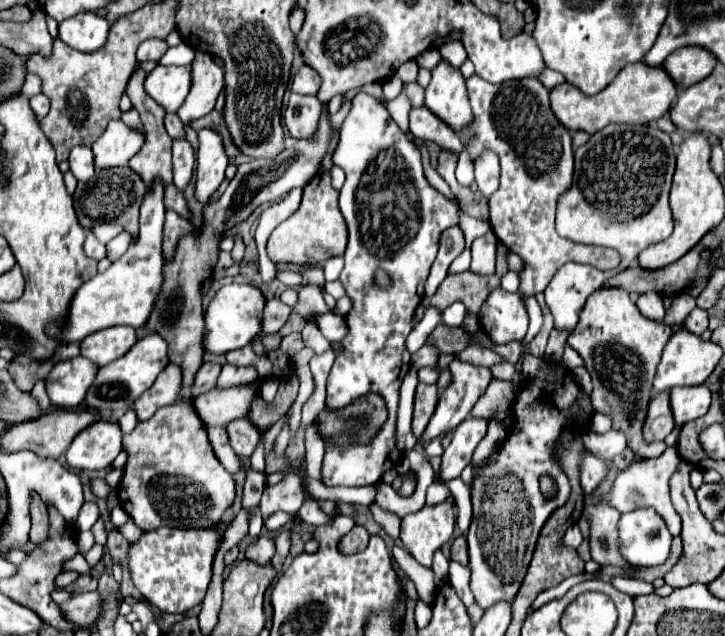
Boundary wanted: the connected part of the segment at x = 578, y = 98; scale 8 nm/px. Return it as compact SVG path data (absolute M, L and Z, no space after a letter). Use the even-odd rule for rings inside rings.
M639 61L635 65L625 65L621 73L615 77L615 81L607 85L607 89L591 97L587 97L573 85L557 85L555 89L551 89L551 109L569 131L595 133L611 123L647 125L653 119L657 121L671 111L677 93L679 87L675 85L675 81L667 77L667 71L663 67L651 67L645 61Z

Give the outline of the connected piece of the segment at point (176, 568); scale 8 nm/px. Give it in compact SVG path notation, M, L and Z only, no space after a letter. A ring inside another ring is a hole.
M161 527L147 531L135 545L131 545L131 577L135 587L163 613L185 613L203 601L211 581L213 555L219 545L215 529L169 529Z

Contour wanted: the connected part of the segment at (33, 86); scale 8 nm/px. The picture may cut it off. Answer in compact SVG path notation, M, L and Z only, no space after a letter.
M27 73L25 85L23 85L23 95L25 95L27 99L31 99L33 95L39 95L39 93L41 93L41 79L39 79L39 75Z

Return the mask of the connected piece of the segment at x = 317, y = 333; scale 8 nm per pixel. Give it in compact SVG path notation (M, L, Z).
M307 321L302 330L302 338L306 347L311 347L315 353L323 353L329 349L329 341L321 335L321 331L317 328L315 323Z

